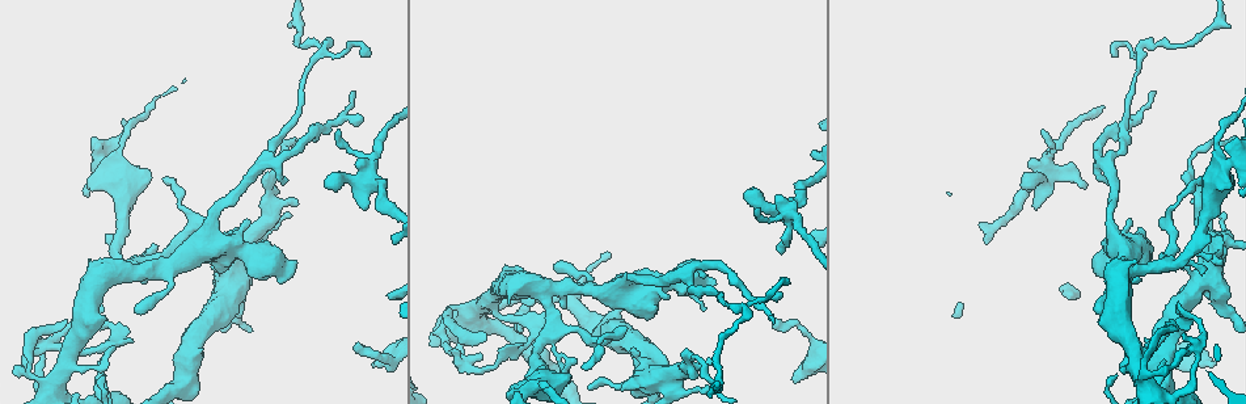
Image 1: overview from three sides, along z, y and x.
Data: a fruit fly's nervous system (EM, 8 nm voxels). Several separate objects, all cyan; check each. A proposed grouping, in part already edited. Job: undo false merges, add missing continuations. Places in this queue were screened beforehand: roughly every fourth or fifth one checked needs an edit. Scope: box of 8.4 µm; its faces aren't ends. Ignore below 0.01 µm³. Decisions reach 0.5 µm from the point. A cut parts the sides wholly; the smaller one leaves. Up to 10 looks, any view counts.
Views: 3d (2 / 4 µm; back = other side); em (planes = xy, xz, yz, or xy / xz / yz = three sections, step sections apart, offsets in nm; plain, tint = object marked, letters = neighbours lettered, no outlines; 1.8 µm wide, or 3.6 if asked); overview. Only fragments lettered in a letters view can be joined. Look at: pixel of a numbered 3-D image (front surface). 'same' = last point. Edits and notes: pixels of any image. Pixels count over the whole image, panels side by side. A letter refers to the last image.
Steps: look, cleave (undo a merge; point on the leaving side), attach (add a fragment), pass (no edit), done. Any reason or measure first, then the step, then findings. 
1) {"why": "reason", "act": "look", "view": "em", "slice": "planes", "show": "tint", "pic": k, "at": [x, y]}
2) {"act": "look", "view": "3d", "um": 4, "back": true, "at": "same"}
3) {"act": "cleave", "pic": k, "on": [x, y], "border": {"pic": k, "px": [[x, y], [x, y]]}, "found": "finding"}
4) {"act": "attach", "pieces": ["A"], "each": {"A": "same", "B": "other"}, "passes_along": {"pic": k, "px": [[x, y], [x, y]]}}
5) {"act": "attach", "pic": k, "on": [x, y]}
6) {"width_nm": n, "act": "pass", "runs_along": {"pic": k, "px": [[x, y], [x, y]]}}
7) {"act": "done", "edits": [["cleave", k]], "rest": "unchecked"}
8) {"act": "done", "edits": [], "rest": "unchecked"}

{"why": "closes a loop", "act": "look", "view": "em", "slice": "planes", "show": "letters", "pic": 1, "at": [1196, 351]}

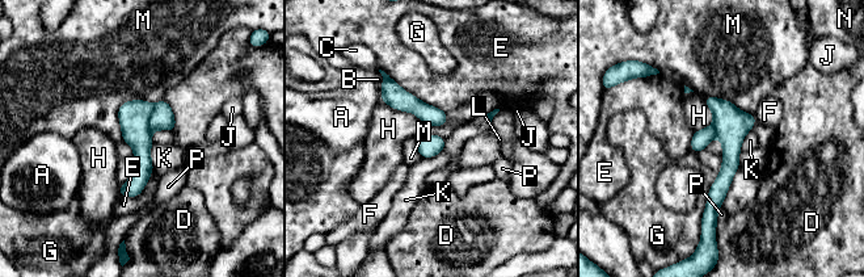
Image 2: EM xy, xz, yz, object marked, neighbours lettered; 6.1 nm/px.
{"act": "pass", "each": {"A": "other", "B": "other", "C": "other", "D": "other", "E": "other", "F": "other", "G": "other", "H": "other", "J": "other", "K": "other", "L": "other", "M": "other", "N": "other", "P": "other"}, "border": {"pic": 2, "px": [[703, 96], [712, 124], [694, 131]]}, "found": "continuous, no second neuron"}

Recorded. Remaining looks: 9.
{"why": "an open end", "act": "look", "view": "3d", "um": 2, "pic": 1, "at": [1212, 259]}

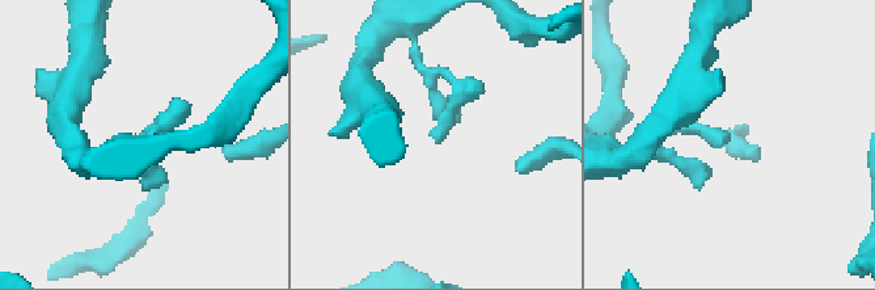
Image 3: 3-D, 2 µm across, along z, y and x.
{"act": "look", "view": "em", "slice": "planes", "show": "letters", "pic": 3, "at": [436, 142]}

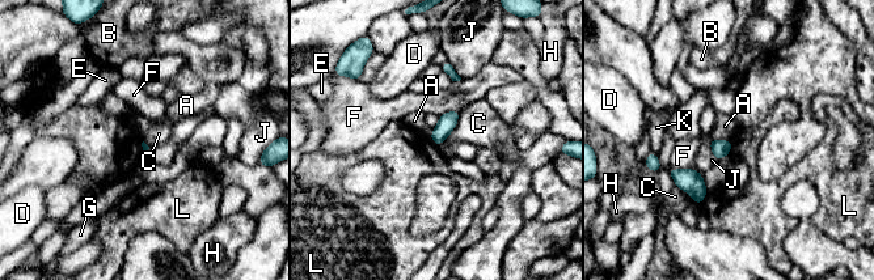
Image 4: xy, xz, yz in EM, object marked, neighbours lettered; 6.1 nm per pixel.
{"act": "pass", "each": {"A": "other", "B": "other", "C": "other", "D": "other", "E": "other", "F": "other", "G": "other", "H": "other", "J": "other", "K": "other", "L": "other"}, "border": {"pic": 4, "px": [[460, 110], [456, 126], [438, 147]]}, "found": "none of them fits"}

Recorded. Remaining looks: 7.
{"why": "arms run side by side", "act": "look", "view": "em", "slice": "planes", "show": "letters", "pic": 1, "at": [360, 207]}

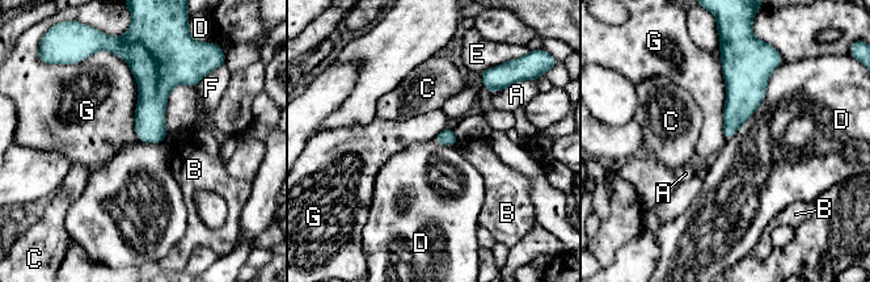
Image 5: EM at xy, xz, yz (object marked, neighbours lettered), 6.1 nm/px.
{"longest_contact_nm": ["D", 600], "act": "pass", "each": {"A": "other", "B": "other", "C": "other", "D": "other", "E": "other", "F": "other", "G": "other"}, "found": "none of them fits"}

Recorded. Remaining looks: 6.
{"why": "abrupt turn", "act": "look", "view": "em", "slice": "planes", "show": "plain", "pic": 1, "at": [323, 45]}

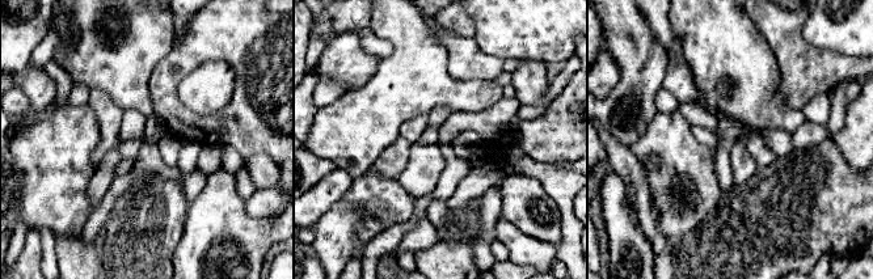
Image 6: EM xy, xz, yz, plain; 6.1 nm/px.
{"act": "look", "view": "em", "slice": "planes", "show": "letters", "at": "same"}

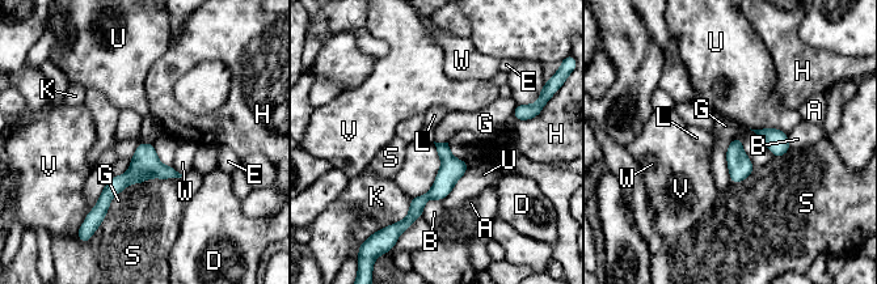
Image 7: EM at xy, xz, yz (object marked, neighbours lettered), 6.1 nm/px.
{"width_nm": 100, "act": "pass", "each": {"A": "other", "B": "other", "D": "other", "E": "other", "G": "other", "H": "other", "K": "other", "L": "other", "S": "other", "U": "other", "V": "other", "W": "other"}, "runs_along": {"pic": 7, "px": [[175, 174], [138, 172], [102, 208]]}, "found": "all the same neuron"}

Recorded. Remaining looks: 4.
{"act": "done", "edits": [], "rest": "unchecked"}

